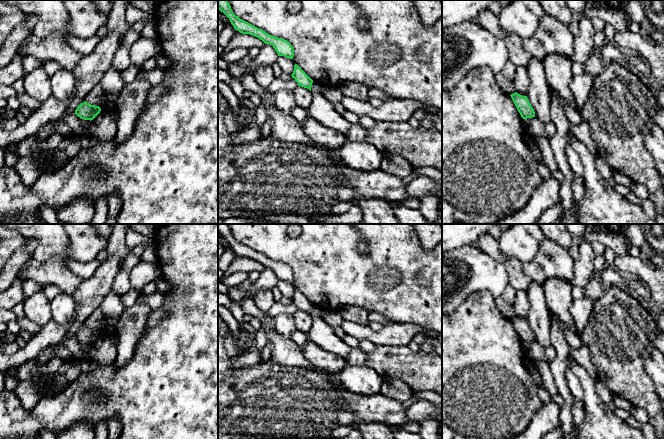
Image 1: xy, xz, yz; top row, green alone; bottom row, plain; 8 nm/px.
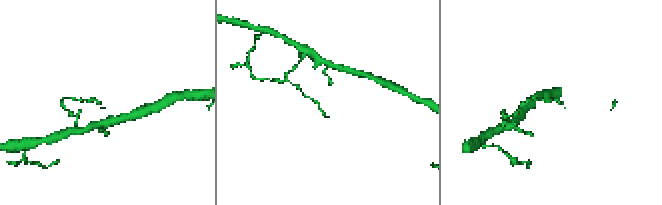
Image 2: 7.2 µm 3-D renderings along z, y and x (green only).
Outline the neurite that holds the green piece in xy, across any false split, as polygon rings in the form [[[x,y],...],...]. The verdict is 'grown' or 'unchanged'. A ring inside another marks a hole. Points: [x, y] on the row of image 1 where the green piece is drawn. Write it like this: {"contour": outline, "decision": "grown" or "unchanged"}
{"contour": [[[86,101],[81,103],[75,110],[75,114],[84,120],[93,120],[101,111],[99,106],[91,105]]], "decision": "unchanged"}

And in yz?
{"contour": [[[517,92],[510,96],[523,119],[535,117],[534,109],[532,108],[527,96],[522,96]]], "decision": "unchanged"}

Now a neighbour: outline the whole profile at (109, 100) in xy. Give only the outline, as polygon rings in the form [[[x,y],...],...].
[[[105,94],[100,105],[101,110],[109,110],[110,107],[115,109],[117,98],[118,95]]]

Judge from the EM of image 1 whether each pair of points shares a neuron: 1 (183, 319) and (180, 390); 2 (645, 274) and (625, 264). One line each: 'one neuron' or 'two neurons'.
1: one neuron
2: one neuron

